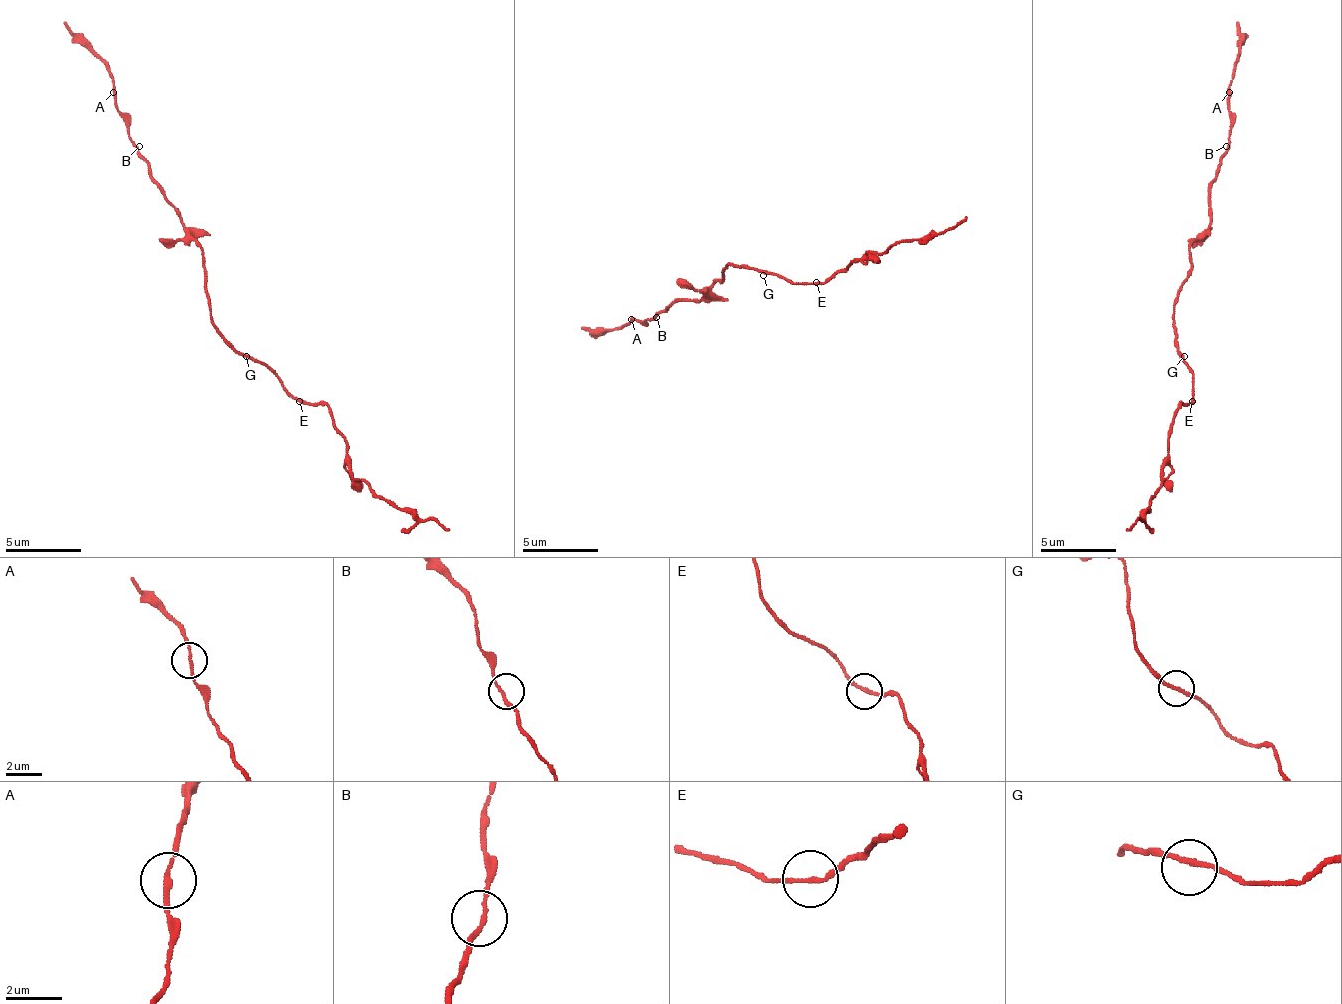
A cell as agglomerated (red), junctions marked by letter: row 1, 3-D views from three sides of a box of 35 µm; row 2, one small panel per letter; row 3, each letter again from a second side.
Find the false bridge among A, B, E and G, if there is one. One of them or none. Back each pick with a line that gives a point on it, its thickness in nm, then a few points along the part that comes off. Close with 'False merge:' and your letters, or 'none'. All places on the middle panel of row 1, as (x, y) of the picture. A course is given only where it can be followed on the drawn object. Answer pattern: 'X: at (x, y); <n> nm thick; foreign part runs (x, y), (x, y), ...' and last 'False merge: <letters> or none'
False merge: none

